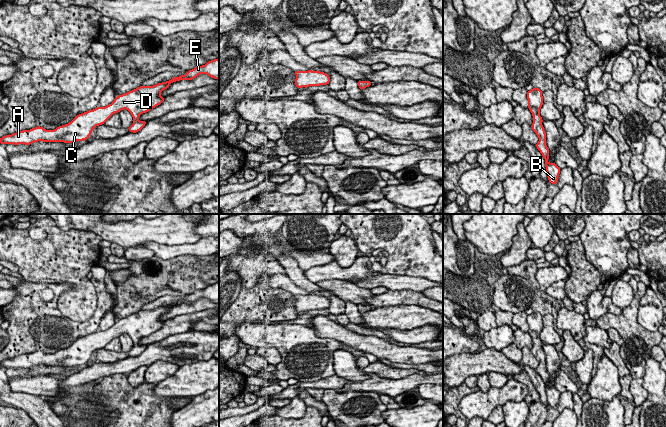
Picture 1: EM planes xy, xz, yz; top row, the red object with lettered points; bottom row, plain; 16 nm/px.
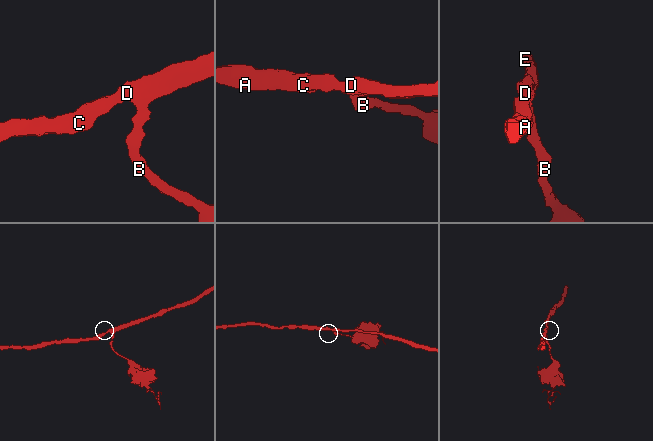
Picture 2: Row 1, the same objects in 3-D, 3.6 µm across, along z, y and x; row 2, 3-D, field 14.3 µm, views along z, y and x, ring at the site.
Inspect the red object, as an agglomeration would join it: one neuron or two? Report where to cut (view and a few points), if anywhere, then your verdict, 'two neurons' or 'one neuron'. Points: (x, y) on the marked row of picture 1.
cut none; one neuron

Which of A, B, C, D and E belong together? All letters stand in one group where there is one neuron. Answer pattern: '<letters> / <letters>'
A B C D E

